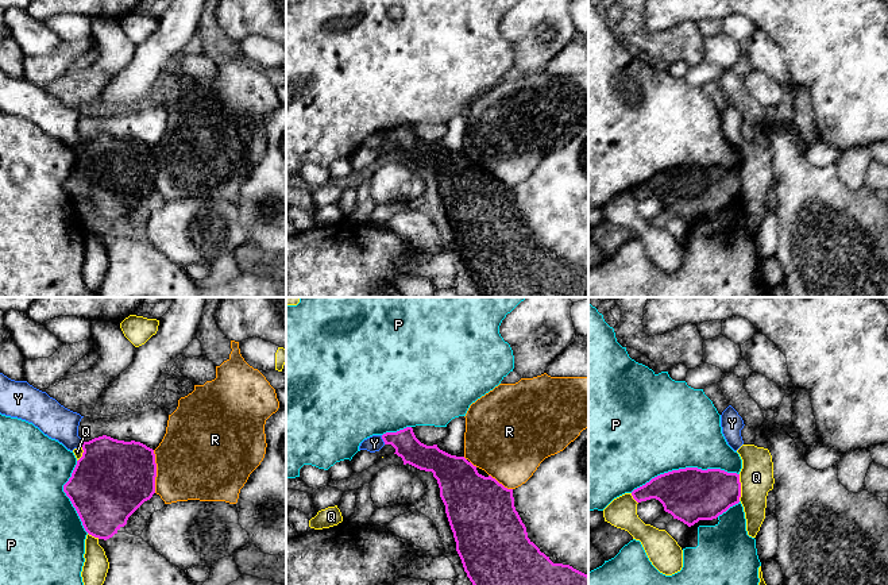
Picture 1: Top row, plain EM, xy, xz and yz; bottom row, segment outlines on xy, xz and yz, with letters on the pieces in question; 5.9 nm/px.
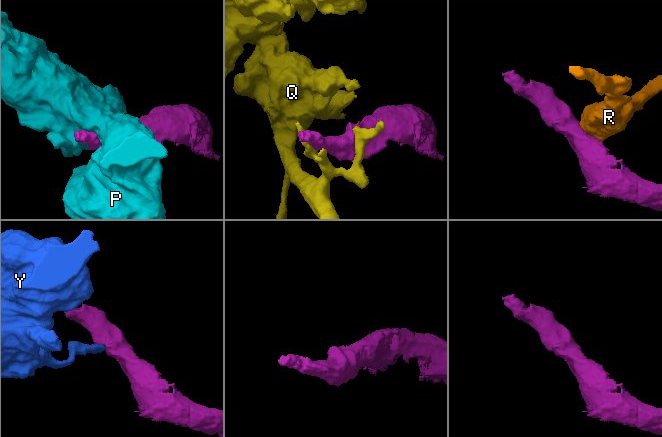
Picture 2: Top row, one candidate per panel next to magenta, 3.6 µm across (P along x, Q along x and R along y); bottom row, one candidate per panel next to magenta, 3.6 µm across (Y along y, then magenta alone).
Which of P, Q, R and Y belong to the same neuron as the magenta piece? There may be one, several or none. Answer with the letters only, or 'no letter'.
no letter

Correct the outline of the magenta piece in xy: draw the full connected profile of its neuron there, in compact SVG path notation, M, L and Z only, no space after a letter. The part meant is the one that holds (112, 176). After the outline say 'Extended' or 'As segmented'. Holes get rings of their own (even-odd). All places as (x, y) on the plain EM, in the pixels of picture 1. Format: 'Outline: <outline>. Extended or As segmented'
Outline: M103 132L81 142L84 150L77 158L63 189L76 205L85 228L99 236L109 236L127 222L128 215L155 190L157 161L154 147L140 139L124 139Z. As segmented

